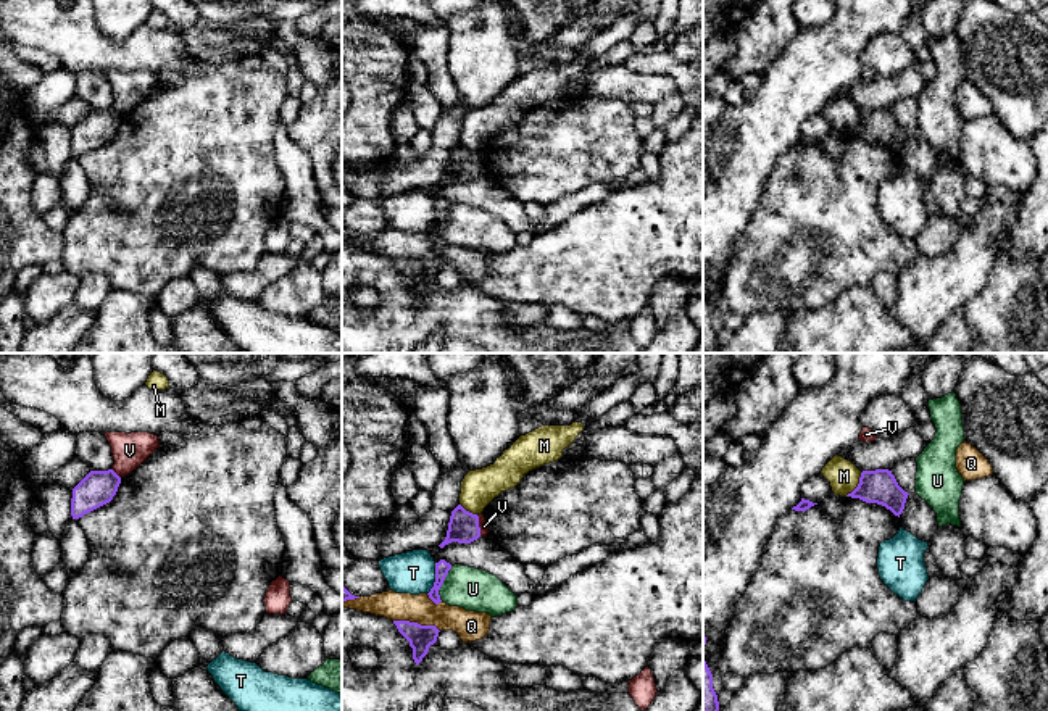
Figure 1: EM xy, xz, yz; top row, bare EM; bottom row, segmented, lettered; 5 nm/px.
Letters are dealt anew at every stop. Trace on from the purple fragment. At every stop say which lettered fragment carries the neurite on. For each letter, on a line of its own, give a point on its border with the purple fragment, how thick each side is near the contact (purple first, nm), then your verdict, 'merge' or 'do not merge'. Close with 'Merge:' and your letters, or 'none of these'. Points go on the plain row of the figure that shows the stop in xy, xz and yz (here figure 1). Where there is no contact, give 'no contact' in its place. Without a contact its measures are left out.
M: yz (858, 124) | 170/160 nm | do not merge
Q: xz (416, 261) | 120/140 nm | do not merge
T: xz (436, 218) | 70/220 nm | do not merge
U: xz (442, 221) | 70/220 nm | do not merge
V: xz (478, 165) | 160/50 nm | do not merge
Merge: none of these

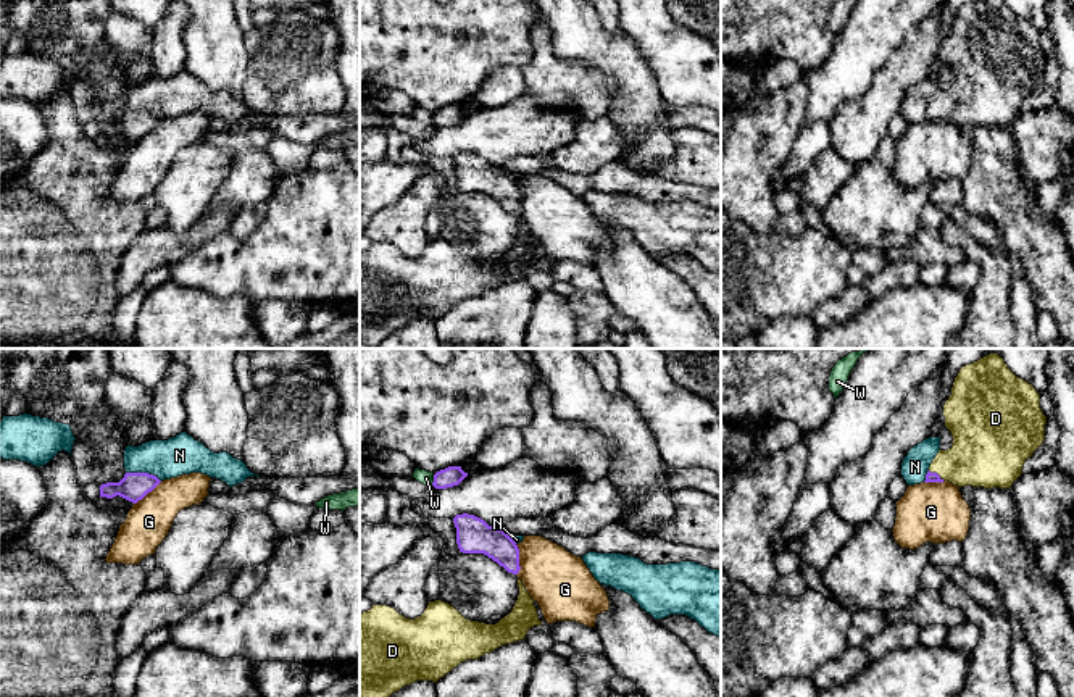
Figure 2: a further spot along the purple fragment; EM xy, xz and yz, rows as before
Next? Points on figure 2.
D: yz (936, 112) | 50/320 nm | merge
G: xz (518, 197) | 180/300 nm | do not merge
N: xy (144, 112) | 140/190 nm | do not merge
W: xz (434, 118) | 100/70 nm | do not merge
Merge: D

